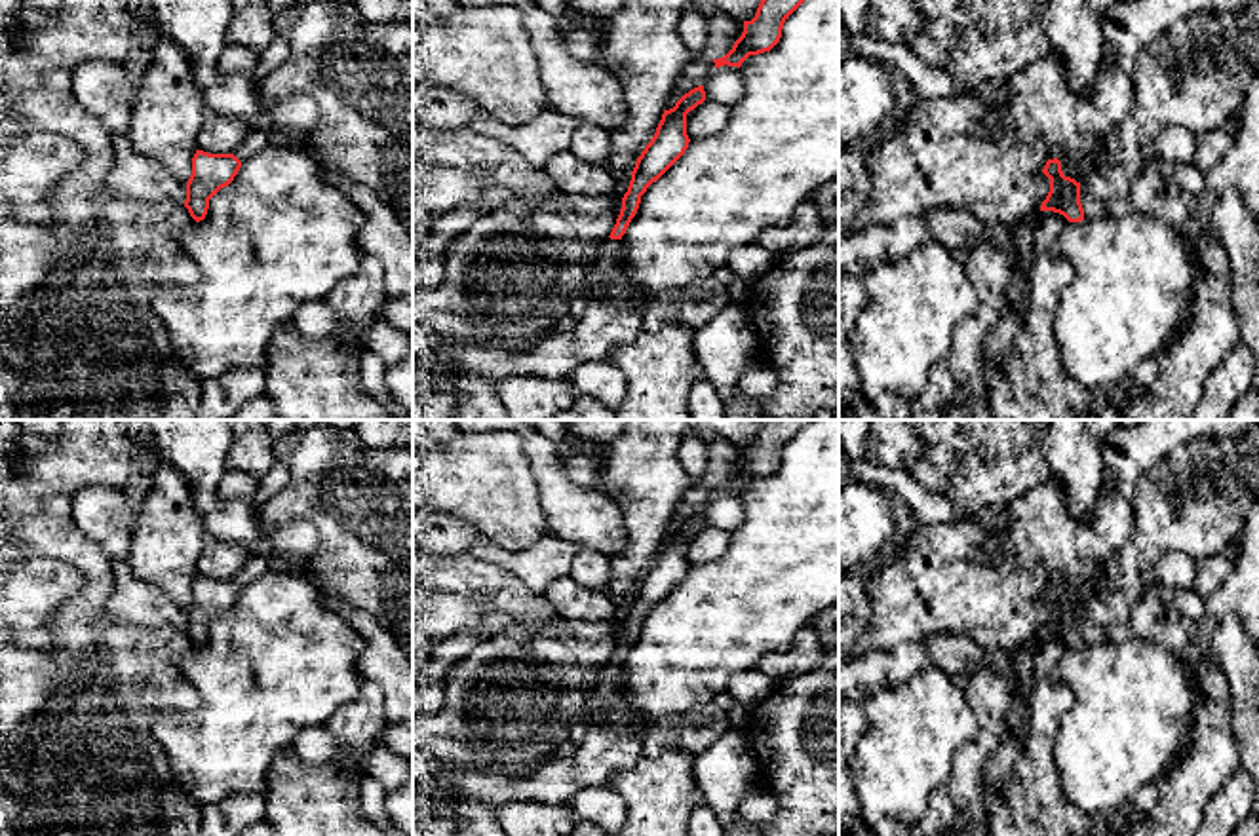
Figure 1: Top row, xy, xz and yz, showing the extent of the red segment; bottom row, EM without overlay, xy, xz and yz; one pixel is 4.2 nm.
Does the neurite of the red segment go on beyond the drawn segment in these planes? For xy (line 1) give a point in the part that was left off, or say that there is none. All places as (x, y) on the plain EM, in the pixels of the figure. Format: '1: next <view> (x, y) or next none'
1: next none

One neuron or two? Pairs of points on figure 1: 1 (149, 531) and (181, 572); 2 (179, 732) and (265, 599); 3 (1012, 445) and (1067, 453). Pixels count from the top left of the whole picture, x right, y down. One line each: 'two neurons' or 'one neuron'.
1: one neuron
2: one neuron
3: two neurons

